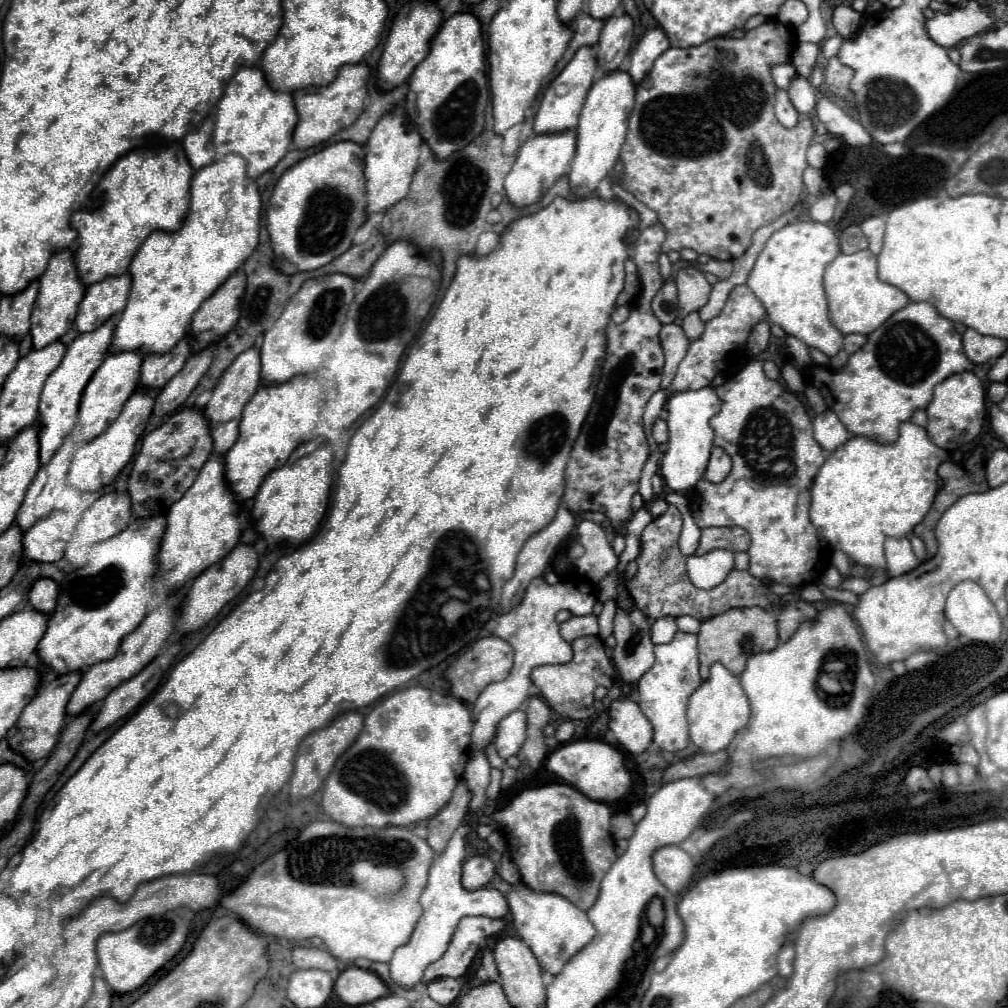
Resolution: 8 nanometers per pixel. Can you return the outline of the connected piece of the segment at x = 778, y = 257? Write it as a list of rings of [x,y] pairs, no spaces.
[[[799,221],[775,231],[759,253],[747,279],[747,287],[765,305],[767,319],[779,325],[787,335],[833,357],[843,345],[843,333],[829,321],[827,297],[823,289],[825,267],[841,253],[839,239],[829,225]]]

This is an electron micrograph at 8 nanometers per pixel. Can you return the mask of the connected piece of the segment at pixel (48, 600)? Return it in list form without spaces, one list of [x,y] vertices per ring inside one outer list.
[[[37,579],[35,585],[29,591],[29,603],[41,611],[41,613],[51,613],[57,605],[57,595],[59,595],[59,587],[53,579]]]

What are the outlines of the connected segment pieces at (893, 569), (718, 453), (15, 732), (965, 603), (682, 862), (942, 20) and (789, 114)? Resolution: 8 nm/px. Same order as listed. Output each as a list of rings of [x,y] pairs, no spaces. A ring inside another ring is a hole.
[[[887,539],[885,541],[885,557],[887,557],[887,573],[891,577],[905,575],[913,571],[921,561],[913,555],[909,539]]]
[[[713,447],[709,465],[707,465],[707,471],[703,477],[713,483],[719,483],[729,475],[729,471],[731,471],[731,457],[721,447]]]
[[[73,671],[73,673],[65,673],[65,675],[59,675],[55,681],[47,683],[43,693],[39,693],[29,705],[27,709],[23,709],[19,721],[15,723],[15,727],[9,729],[7,733],[7,741],[9,745],[23,753],[27,759],[35,761],[35,759],[41,759],[45,757],[59,741],[59,733],[67,721],[67,703],[75,691],[75,687],[79,685],[81,681],[81,671]]]
[[[961,581],[949,591],[945,617],[959,635],[977,643],[995,643],[1003,629],[991,599],[973,581]]]
[[[667,845],[653,853],[653,871],[657,879],[671,891],[679,893],[691,883],[695,863],[679,845]]]
[[[967,1],[963,7],[951,7],[949,13],[935,11],[935,15],[925,21],[929,39],[945,49],[953,49],[965,39],[995,27],[997,19],[993,15],[993,9],[979,5],[977,1]]]
[[[777,91],[777,103],[775,103],[775,115],[783,127],[795,127],[799,123],[799,113],[793,107],[793,103],[787,97],[787,91]]]

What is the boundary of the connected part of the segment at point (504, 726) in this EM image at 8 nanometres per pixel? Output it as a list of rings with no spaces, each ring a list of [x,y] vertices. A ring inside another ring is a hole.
[[[513,711],[499,721],[493,743],[497,747],[499,757],[509,759],[511,755],[517,755],[523,741],[525,741],[525,713]]]

